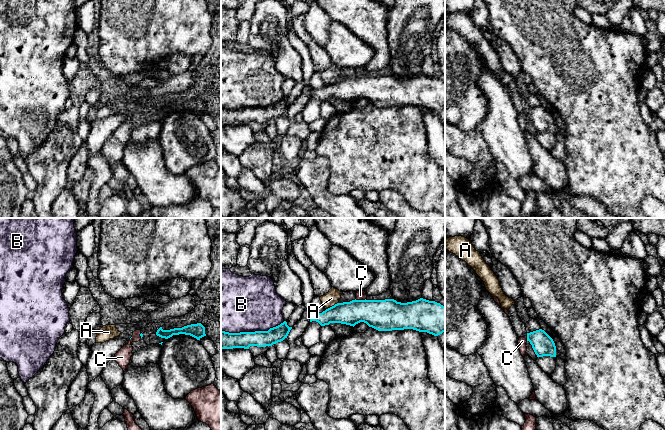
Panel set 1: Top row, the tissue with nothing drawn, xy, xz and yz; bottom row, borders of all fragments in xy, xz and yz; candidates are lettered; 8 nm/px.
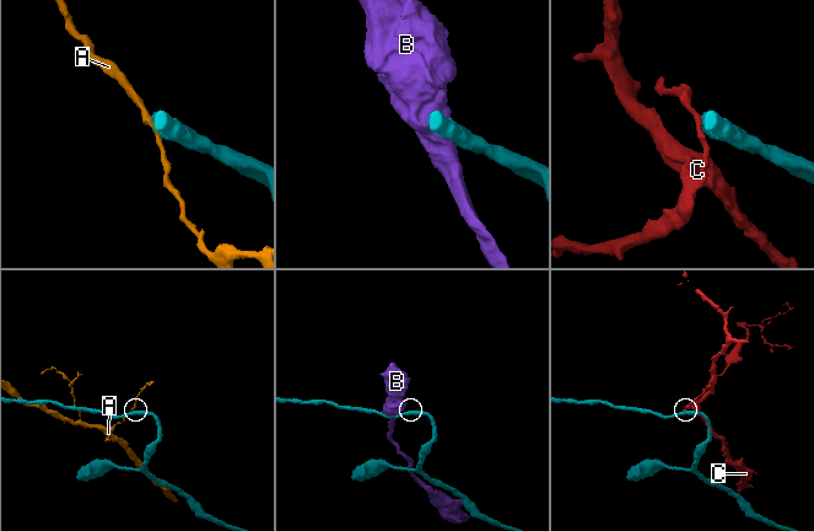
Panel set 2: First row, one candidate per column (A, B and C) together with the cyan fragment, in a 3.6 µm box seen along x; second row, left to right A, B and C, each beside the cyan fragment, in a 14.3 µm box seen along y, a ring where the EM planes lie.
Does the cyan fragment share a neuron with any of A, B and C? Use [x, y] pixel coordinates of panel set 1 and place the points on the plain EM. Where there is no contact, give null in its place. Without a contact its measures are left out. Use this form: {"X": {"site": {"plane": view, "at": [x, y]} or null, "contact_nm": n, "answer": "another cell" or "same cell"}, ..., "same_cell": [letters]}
{"A": {"site": {"plane": "xz", "at": [332, 82]}, "contact_nm": 120, "answer": "another cell"}, "B": {"site": {"plane": "xz", "at": [252, 108]}, "contact_nm": 500, "answer": "another cell"}, "C": {"site": {"plane": "xz", "at": [360, 76]}, "contact_nm": 90, "answer": "another cell"}, "same_cell": []}

